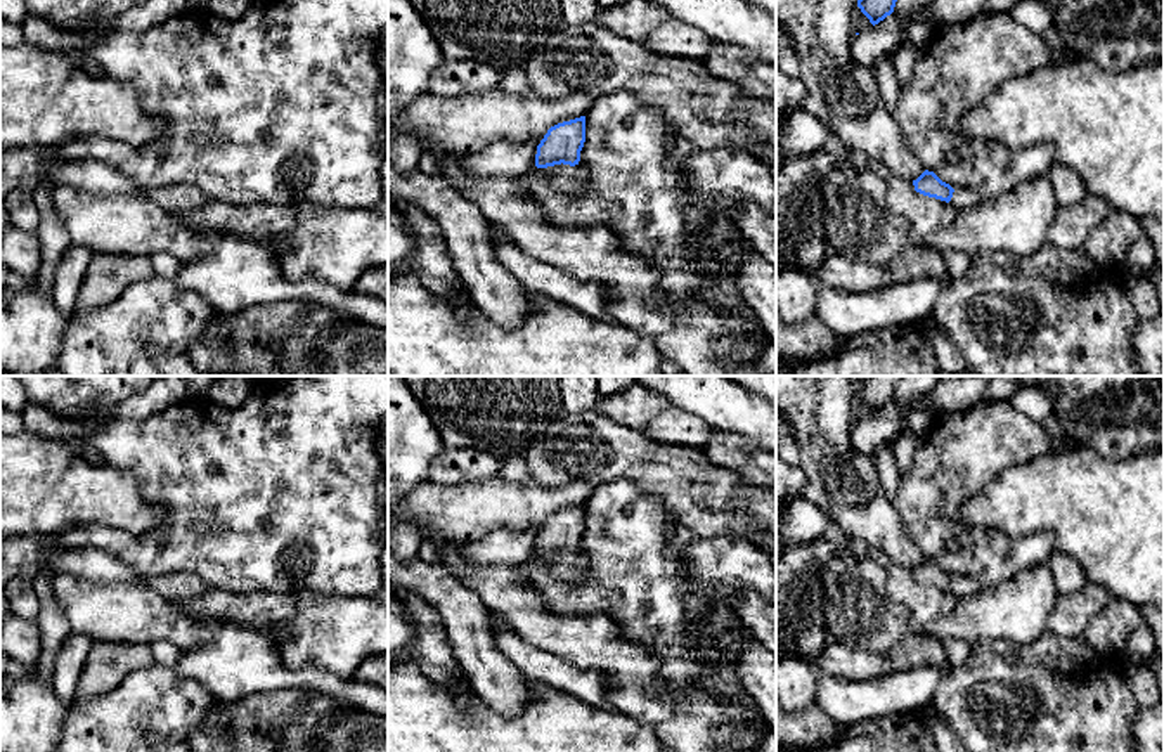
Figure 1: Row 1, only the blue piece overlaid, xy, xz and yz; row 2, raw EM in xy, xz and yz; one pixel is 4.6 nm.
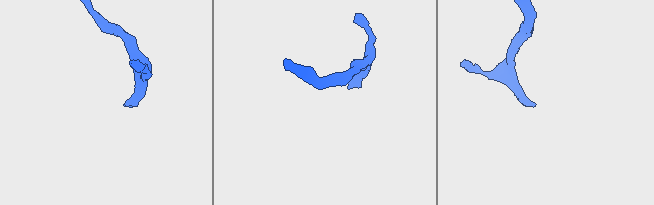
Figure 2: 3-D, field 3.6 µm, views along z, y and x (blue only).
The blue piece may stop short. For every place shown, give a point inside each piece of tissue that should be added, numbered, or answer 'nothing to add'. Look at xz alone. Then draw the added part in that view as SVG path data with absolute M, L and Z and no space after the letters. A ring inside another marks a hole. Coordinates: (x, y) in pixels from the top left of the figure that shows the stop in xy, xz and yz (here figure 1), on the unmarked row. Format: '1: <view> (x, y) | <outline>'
1: xz (574, 565) | M554 553L551 570L582 580L585 575L585 556L582 553Z

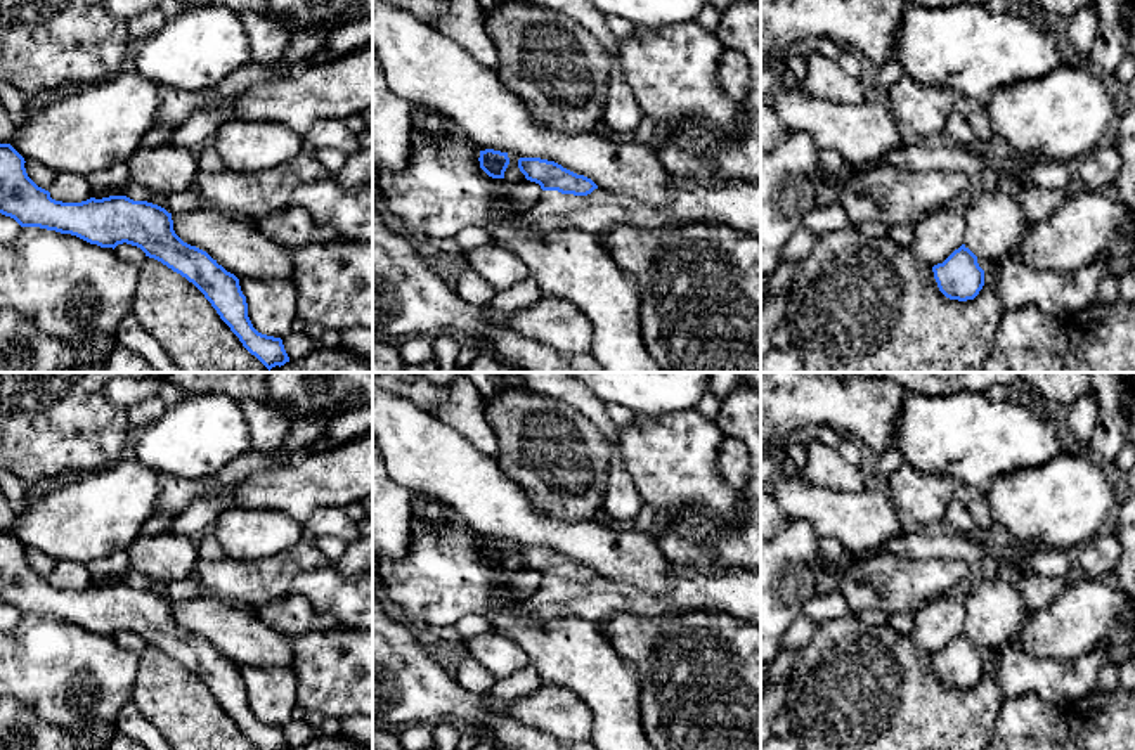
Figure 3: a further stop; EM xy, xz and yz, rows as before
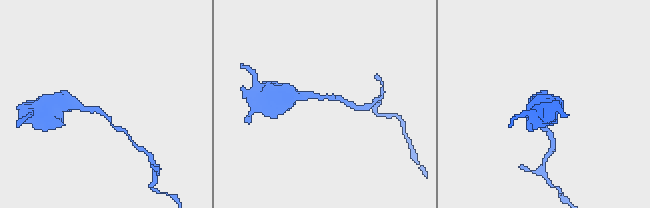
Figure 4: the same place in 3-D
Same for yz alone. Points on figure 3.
nothing to add

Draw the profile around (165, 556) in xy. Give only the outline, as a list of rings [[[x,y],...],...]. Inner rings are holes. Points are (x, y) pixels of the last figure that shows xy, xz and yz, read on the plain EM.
[[[184,533],[139,535],[130,546],[132,570],[163,582],[194,577],[198,539]]]

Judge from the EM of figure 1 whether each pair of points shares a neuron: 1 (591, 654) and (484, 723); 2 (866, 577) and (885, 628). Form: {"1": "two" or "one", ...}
{"1": "two", "2": "one"}

